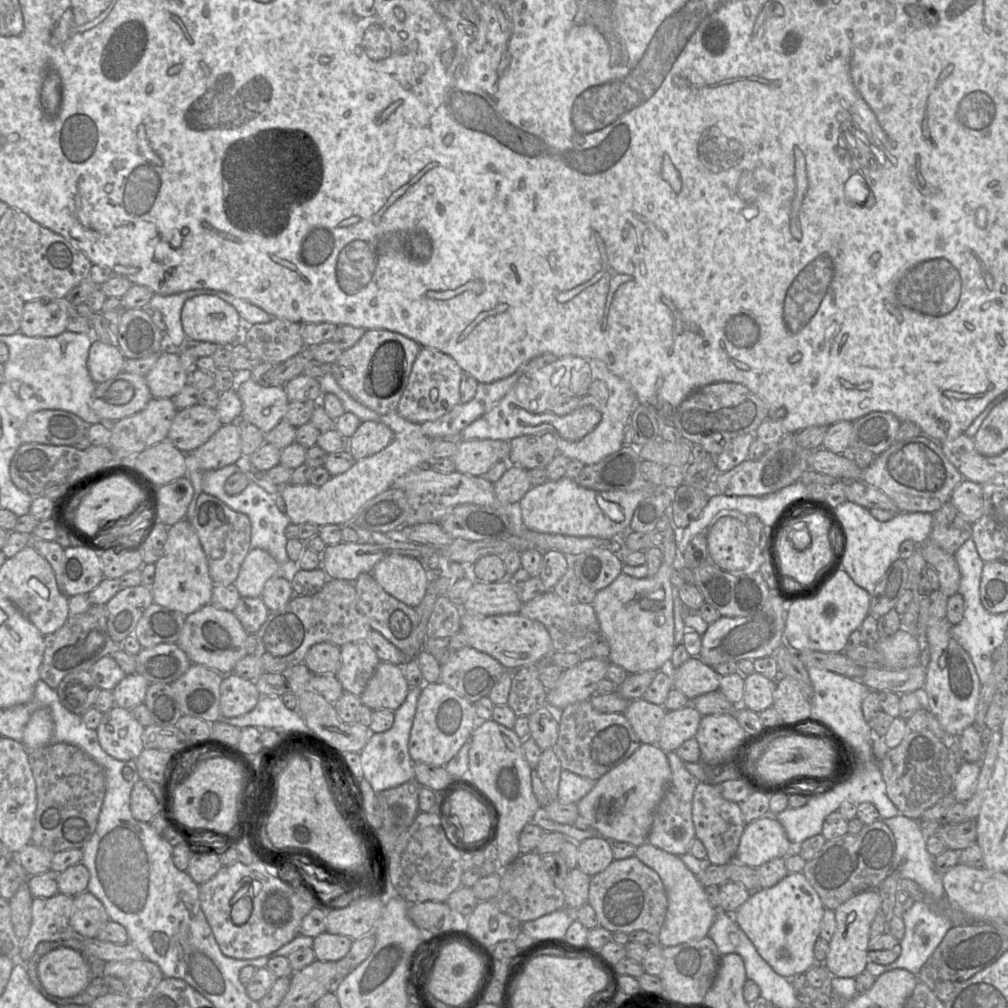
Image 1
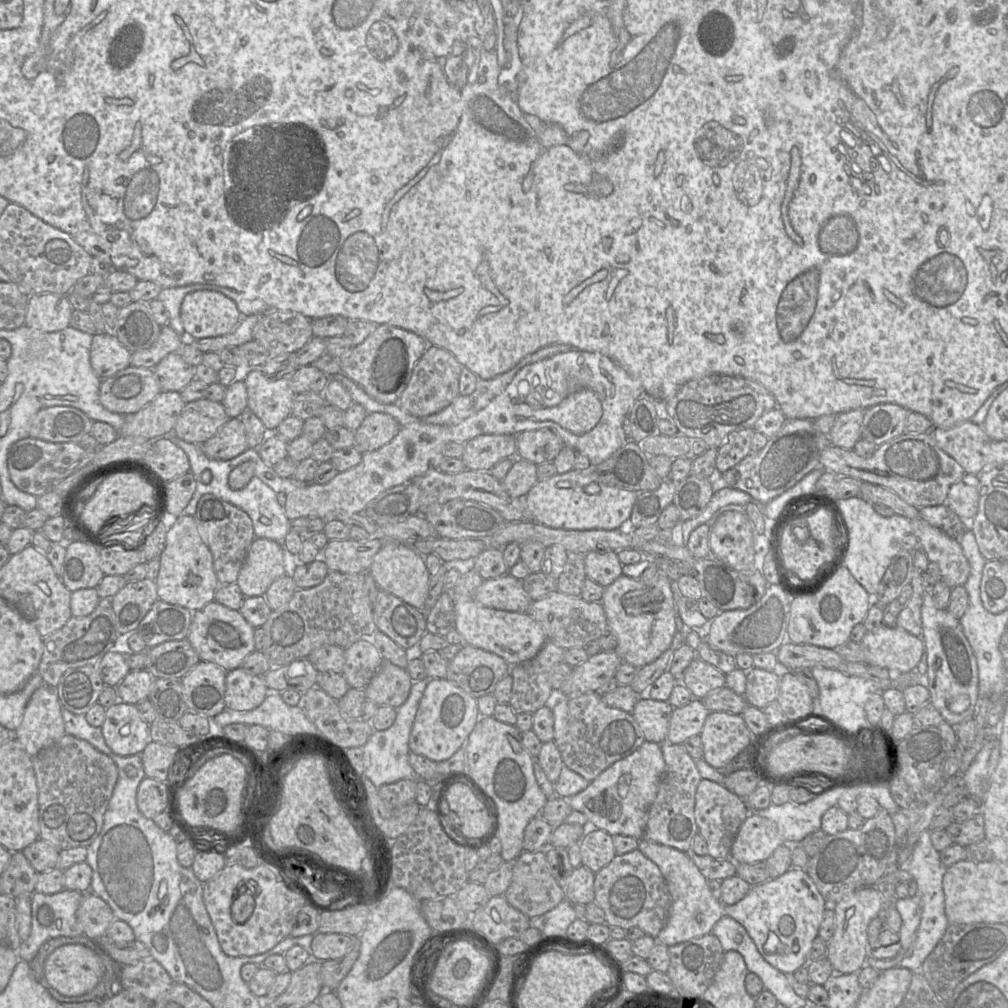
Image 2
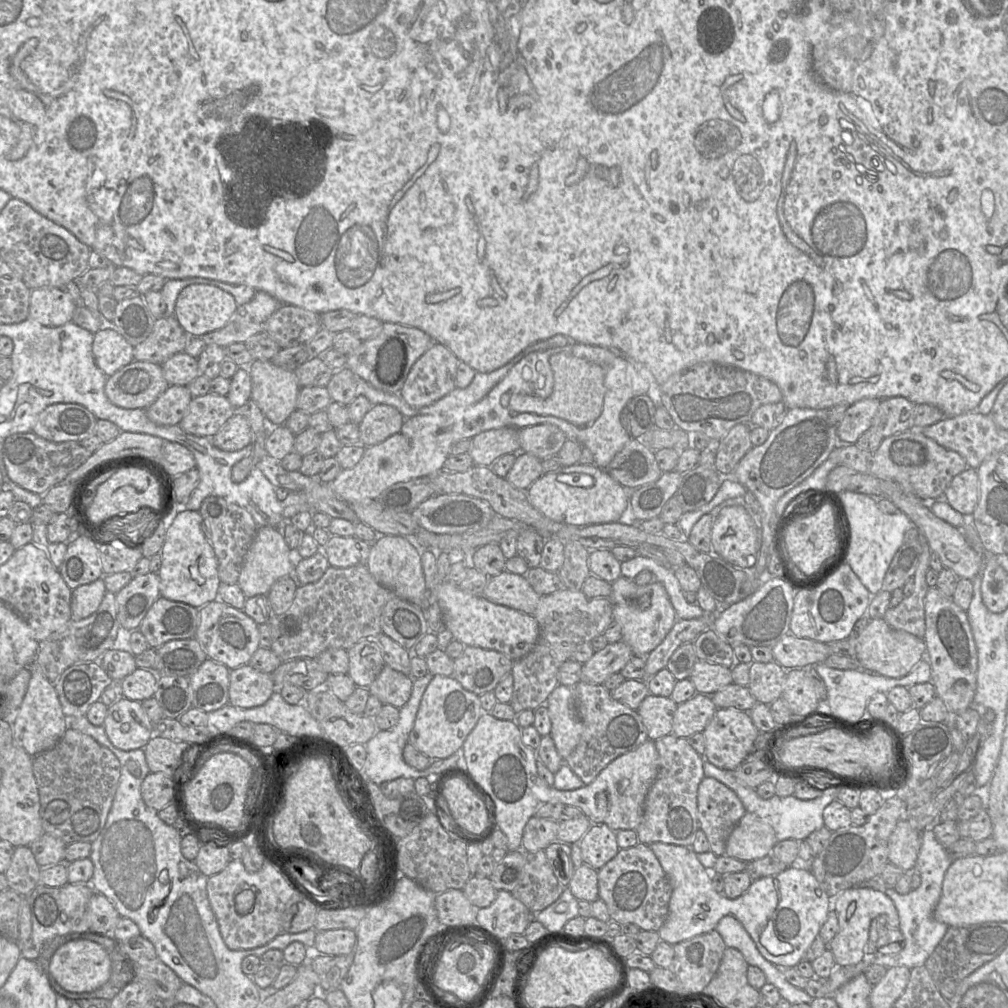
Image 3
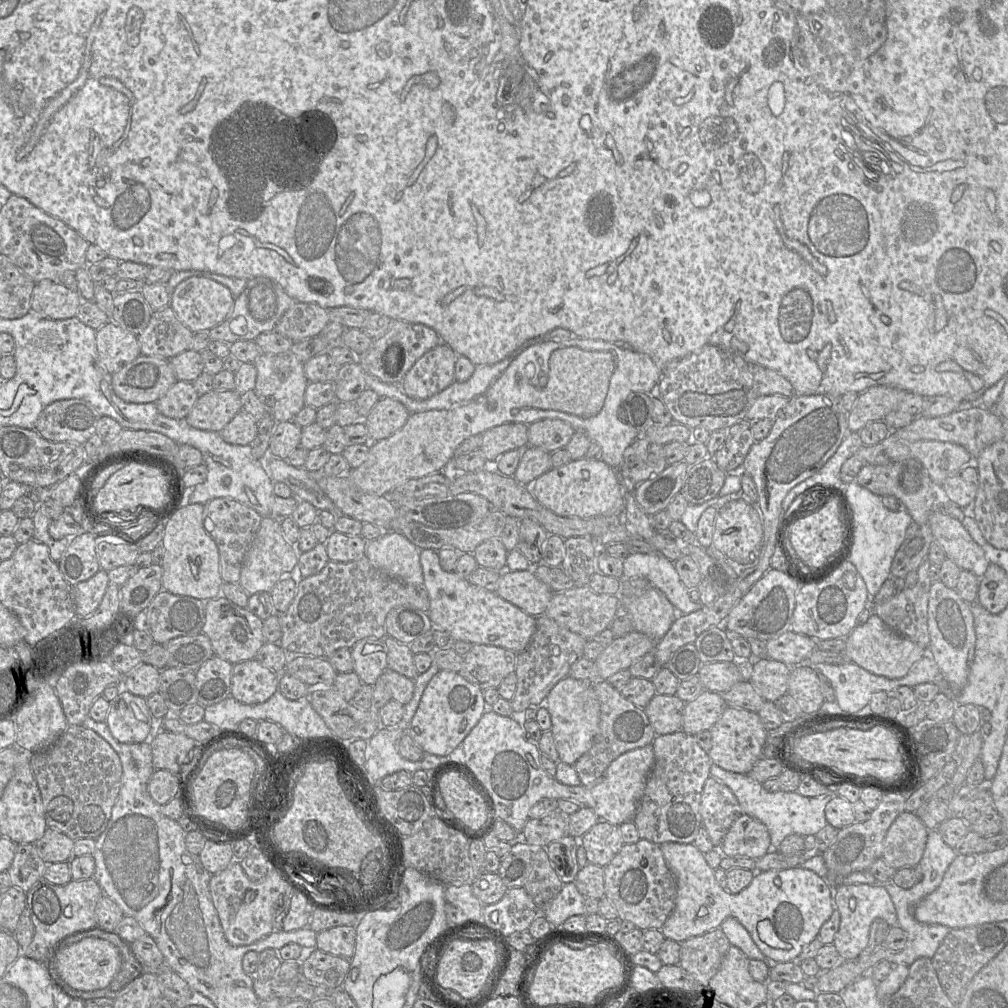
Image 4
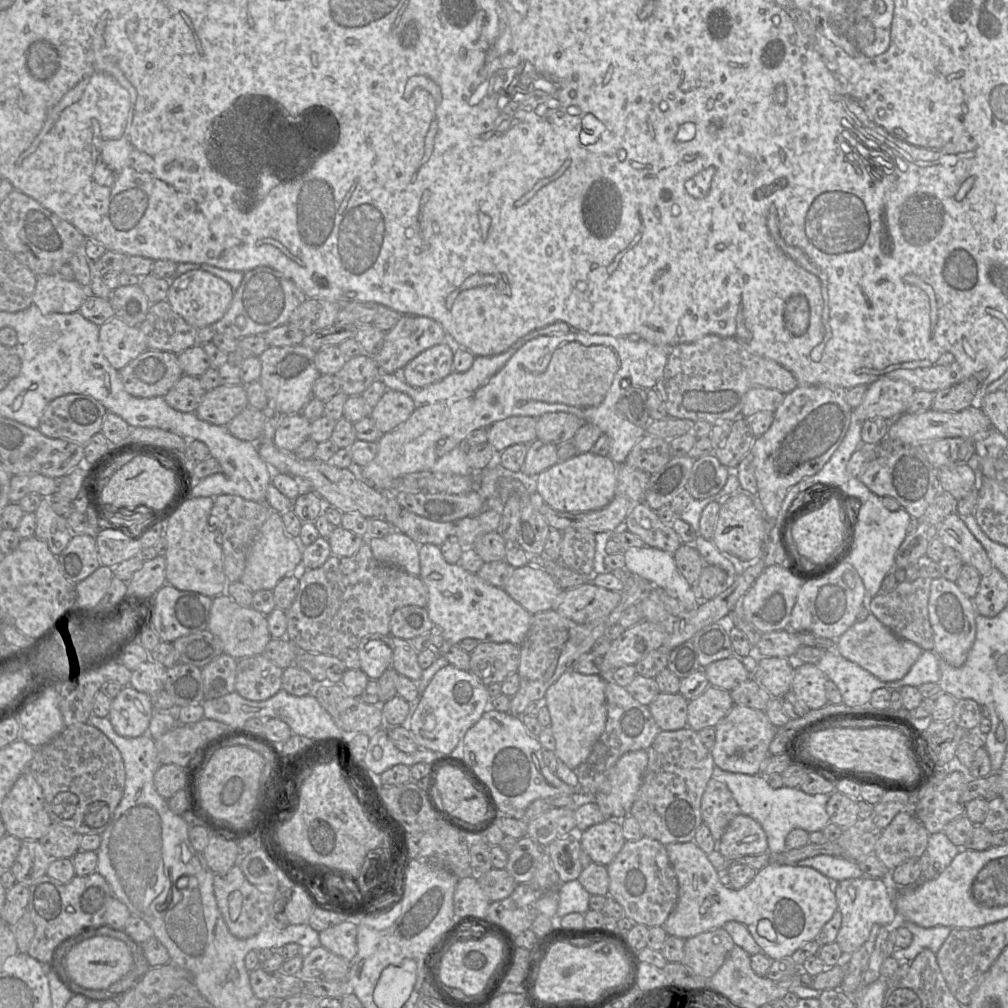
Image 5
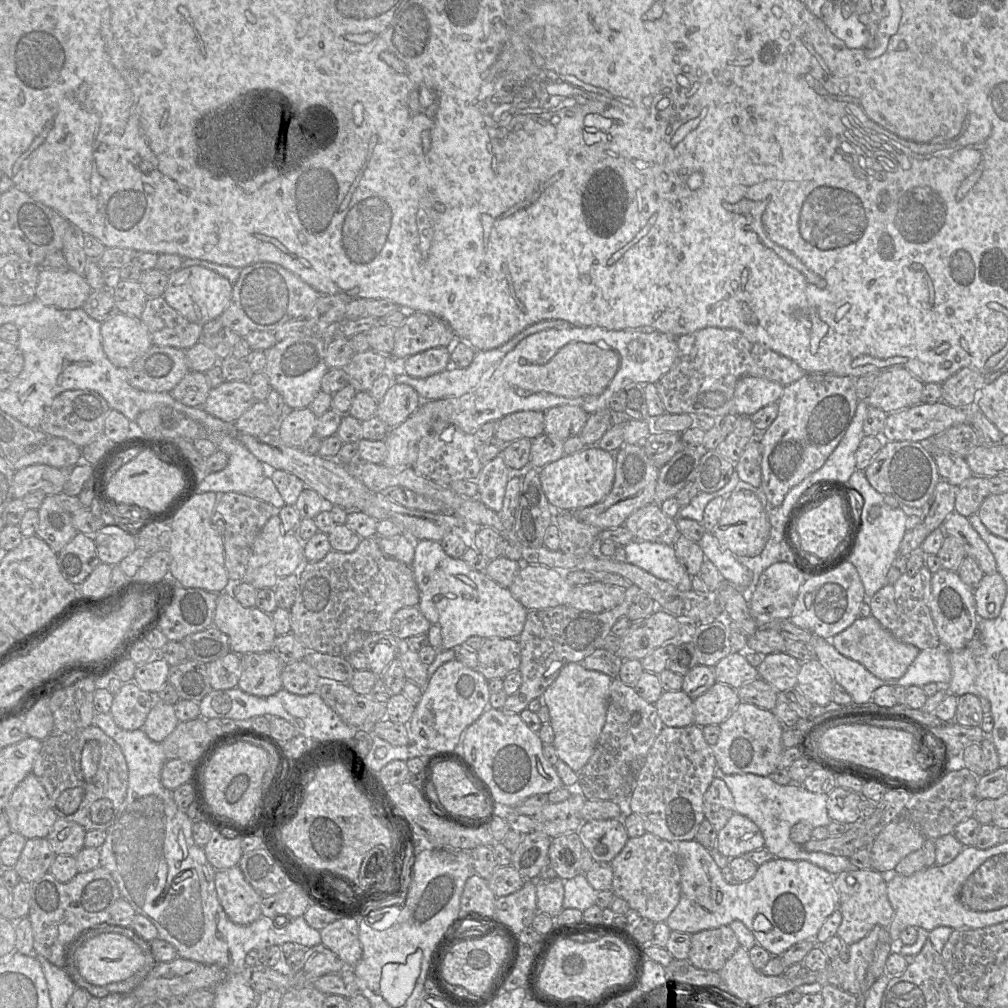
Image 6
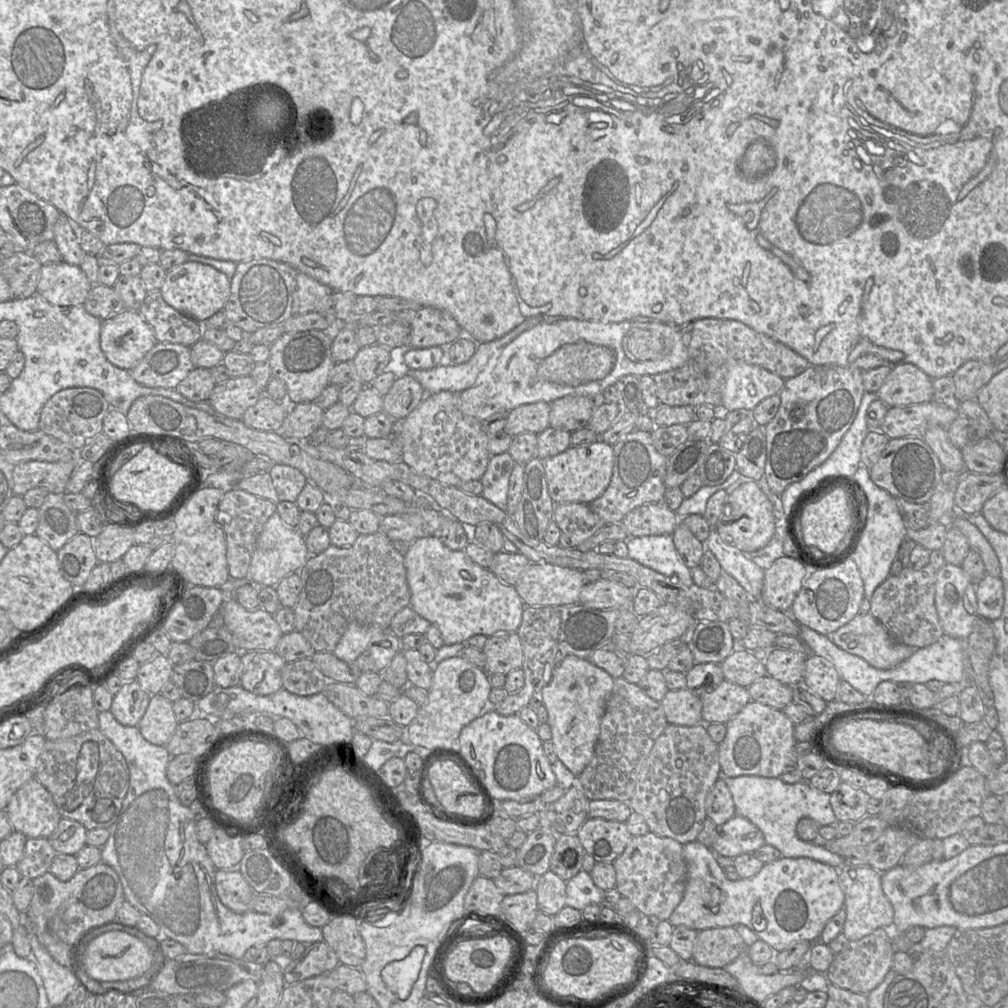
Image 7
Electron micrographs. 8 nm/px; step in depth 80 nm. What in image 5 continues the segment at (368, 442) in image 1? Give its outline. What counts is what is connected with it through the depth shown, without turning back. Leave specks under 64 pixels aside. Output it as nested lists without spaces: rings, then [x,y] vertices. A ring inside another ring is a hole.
[[[387,390],[371,410],[370,418],[386,434],[404,423],[415,408],[416,403],[408,394]]]

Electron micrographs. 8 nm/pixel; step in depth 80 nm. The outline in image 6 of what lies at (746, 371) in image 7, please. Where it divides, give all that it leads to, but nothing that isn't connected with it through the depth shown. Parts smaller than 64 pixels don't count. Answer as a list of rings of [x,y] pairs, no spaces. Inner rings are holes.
[[[742,377],[735,387],[732,413],[751,416],[760,408],[777,402],[783,389],[784,386],[766,378]]]

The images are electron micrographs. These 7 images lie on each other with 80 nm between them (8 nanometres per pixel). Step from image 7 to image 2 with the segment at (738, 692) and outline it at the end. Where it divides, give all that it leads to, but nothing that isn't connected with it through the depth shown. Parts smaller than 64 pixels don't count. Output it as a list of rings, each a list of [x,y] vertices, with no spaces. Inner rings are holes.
[[[692,698],[686,705],[674,708],[667,735],[667,741],[682,744],[688,738],[700,735],[710,711],[701,699]]]

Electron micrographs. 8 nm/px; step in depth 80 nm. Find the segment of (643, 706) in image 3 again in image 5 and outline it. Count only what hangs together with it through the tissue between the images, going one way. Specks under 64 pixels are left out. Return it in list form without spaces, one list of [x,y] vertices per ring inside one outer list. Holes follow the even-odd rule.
[[[660,692],[649,704],[649,710],[661,731],[674,731],[688,727],[688,703],[679,692]]]

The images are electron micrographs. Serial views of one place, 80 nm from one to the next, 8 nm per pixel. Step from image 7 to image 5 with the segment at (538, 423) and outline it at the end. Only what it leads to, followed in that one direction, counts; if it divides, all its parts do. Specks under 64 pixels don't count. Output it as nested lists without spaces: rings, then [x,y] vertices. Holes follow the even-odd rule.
[[[511,416],[496,421],[487,428],[487,442],[497,453],[514,444],[530,444],[537,439],[536,423],[537,418],[532,416]]]

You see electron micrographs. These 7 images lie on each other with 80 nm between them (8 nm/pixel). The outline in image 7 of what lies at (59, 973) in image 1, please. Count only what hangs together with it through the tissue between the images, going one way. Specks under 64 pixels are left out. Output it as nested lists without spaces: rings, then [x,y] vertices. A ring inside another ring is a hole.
[[[111,930],[95,936],[84,946],[82,969],[86,978],[93,982],[124,981],[142,976],[151,966],[152,959],[152,949],[141,938]]]

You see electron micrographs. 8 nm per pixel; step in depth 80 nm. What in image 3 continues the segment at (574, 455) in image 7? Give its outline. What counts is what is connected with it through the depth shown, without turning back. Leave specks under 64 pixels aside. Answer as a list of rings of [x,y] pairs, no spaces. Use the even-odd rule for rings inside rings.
[[[595,464],[561,466],[556,471],[543,474],[527,489],[531,505],[549,519],[567,525],[592,525],[618,522],[629,514],[630,490],[614,480],[609,473]]]

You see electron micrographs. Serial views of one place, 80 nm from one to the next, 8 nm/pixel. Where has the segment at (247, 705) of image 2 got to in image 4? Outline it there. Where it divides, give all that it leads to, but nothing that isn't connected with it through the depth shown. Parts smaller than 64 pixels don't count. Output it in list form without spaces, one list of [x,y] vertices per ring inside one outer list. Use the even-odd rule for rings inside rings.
[[[256,659],[238,662],[232,667],[230,696],[245,704],[263,703],[279,689],[279,677]]]

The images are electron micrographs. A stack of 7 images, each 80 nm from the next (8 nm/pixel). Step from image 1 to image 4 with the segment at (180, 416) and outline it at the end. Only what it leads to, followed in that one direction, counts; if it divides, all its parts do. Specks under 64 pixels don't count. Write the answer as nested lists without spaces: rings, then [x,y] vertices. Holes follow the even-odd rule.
[[[211,390],[199,396],[189,414],[187,423],[197,429],[220,432],[242,410],[242,396],[235,390]]]

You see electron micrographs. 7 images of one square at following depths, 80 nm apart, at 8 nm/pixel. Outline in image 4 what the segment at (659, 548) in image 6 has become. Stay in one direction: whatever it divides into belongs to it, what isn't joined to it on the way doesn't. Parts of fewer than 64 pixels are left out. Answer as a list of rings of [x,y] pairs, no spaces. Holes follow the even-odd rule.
[[[631,553],[623,561],[625,578],[644,577],[650,585],[661,591],[678,614],[688,614],[699,610],[703,605],[691,600],[688,589],[681,582],[670,561],[662,554]]]

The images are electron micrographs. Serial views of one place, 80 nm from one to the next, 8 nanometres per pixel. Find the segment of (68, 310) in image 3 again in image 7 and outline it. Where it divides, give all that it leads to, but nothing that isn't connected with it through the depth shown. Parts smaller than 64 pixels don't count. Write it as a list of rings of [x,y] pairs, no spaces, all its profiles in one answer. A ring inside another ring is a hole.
[[[60,261],[42,265],[37,293],[57,306],[83,305],[92,284],[83,270]]]

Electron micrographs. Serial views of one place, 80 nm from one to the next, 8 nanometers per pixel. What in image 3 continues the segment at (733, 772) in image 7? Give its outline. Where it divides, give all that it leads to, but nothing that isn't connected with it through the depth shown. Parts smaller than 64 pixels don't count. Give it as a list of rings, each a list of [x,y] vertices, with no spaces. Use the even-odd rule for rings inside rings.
[[[718,708],[702,732],[706,746],[704,757],[720,769],[733,771],[754,751],[754,742],[760,731],[748,712],[736,708]]]

